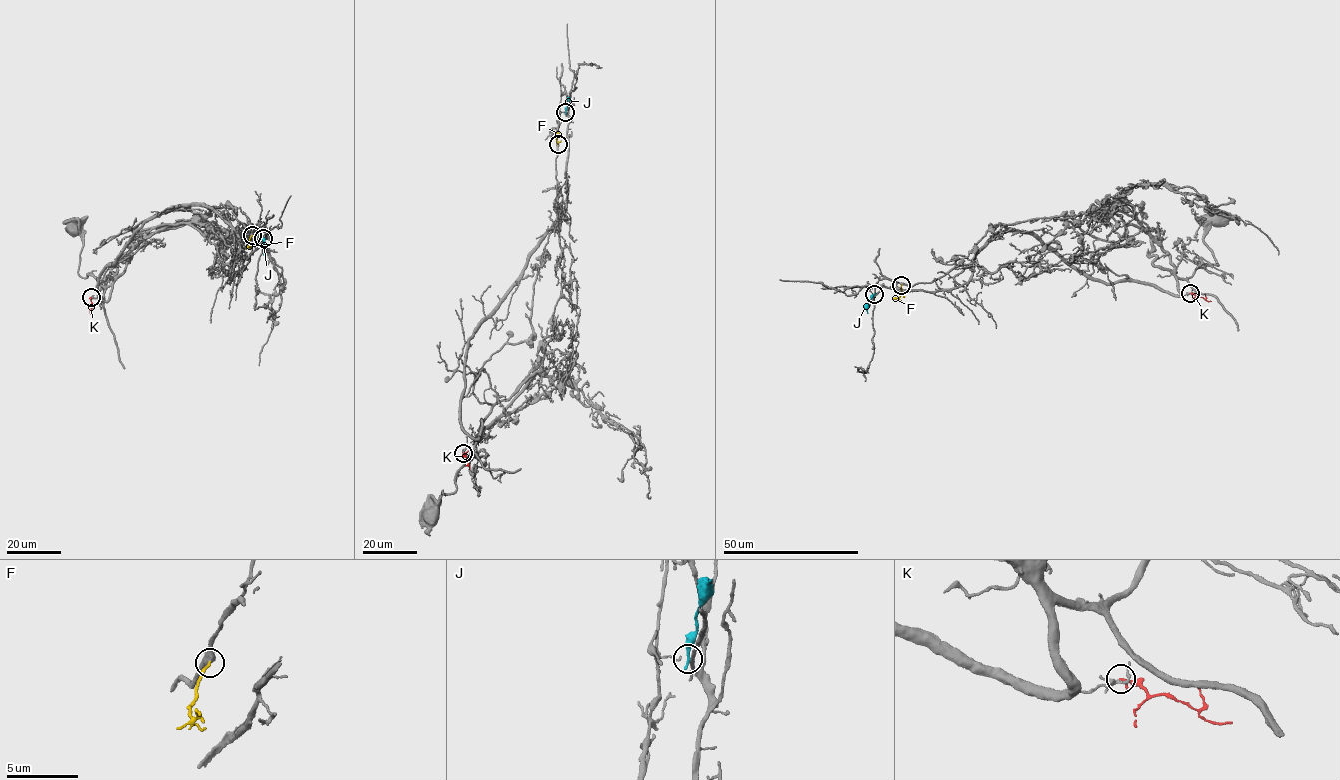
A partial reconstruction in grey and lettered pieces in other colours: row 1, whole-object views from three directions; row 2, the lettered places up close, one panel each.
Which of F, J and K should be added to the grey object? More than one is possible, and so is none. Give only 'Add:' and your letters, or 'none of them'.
Add: F

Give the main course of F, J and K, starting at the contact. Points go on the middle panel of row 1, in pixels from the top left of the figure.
F: (557, 144), (558, 131)
J: (565, 112), (570, 98)
K: (463, 453), (469, 468)

